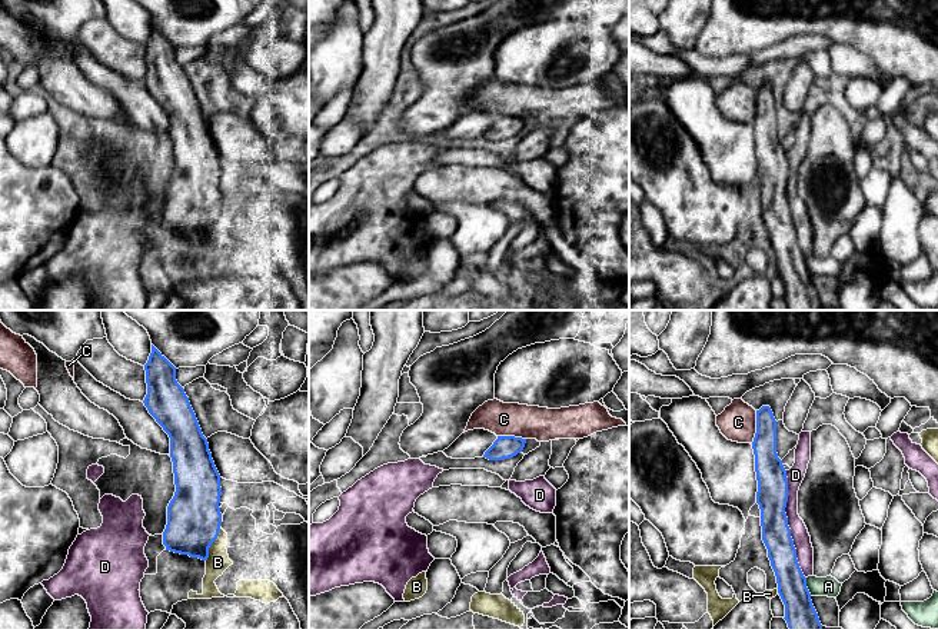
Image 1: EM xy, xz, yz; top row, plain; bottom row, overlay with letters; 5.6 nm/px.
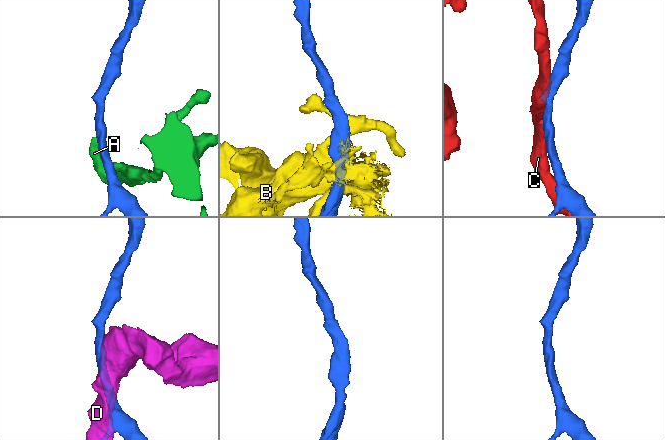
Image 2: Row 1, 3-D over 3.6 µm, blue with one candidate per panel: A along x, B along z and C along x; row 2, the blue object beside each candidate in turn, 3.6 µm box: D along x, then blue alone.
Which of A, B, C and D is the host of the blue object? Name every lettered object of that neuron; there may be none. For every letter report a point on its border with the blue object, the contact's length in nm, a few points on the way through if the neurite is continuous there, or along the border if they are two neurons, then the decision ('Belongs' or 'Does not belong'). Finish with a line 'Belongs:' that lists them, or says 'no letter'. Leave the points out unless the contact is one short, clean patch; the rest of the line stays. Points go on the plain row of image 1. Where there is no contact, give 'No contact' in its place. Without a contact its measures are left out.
A: Touches blue at yz (805, 266). Shared border 110 nm. Boundary: yz (805, 258), (805, 266), (811, 275). Does not belong
B: Touches blue at xy (210, 225). Shared border 200 nm. Does not belong
C: Touches blue at yz (757, 107). Shared border 190 nm. Belongs
D: Touches blue at yz (787, 205). Shared border 600 nm. Does not belong
Belongs: C

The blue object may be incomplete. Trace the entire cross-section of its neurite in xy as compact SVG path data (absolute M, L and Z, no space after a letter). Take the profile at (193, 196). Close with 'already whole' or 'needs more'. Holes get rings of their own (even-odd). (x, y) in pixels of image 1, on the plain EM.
M152 24L152 33L144 50L147 74L143 83L170 117L170 137L176 164L174 176L167 186L163 224L166 230L207 240L209 227L217 219L222 204L219 187L222 173L220 154L189 77L176 60L176 47Z; already whole

